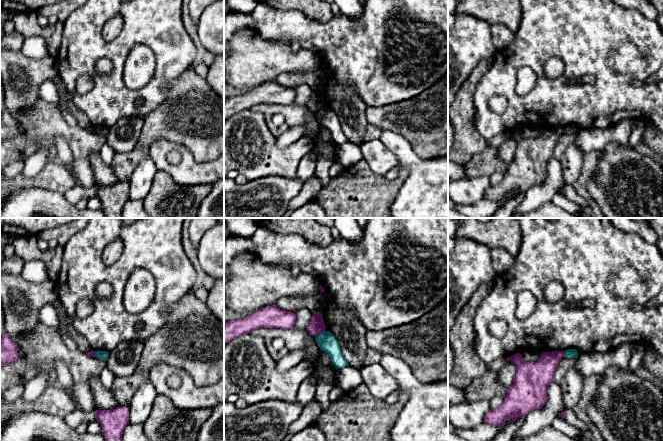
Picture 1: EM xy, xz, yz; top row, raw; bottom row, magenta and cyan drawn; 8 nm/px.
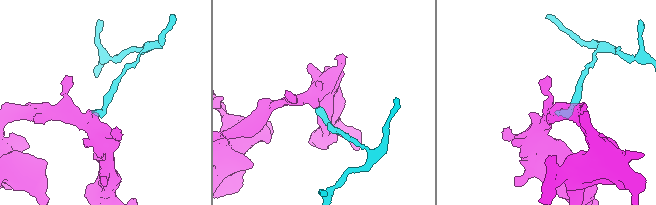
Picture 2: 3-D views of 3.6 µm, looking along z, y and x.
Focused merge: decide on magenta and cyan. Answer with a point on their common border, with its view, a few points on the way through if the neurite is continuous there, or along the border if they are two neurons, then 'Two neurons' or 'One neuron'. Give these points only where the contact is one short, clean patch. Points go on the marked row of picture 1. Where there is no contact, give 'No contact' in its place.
Touches magenta at xz (319, 333). Boundary: xz (324, 330), (315, 336). Two neurons

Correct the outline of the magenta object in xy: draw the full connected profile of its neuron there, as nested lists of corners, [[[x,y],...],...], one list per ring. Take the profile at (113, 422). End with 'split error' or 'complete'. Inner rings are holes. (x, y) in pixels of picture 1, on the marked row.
[[[128,407],[96,410],[95,418],[101,425],[101,433],[106,441],[122,441],[123,430],[129,424]]] | complete

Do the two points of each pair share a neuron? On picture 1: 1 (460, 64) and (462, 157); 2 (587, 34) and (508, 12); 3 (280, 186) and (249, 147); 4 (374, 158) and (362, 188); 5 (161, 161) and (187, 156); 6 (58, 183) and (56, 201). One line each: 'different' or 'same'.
1: different
2: different
3: different
4: different
5: same
6: different

